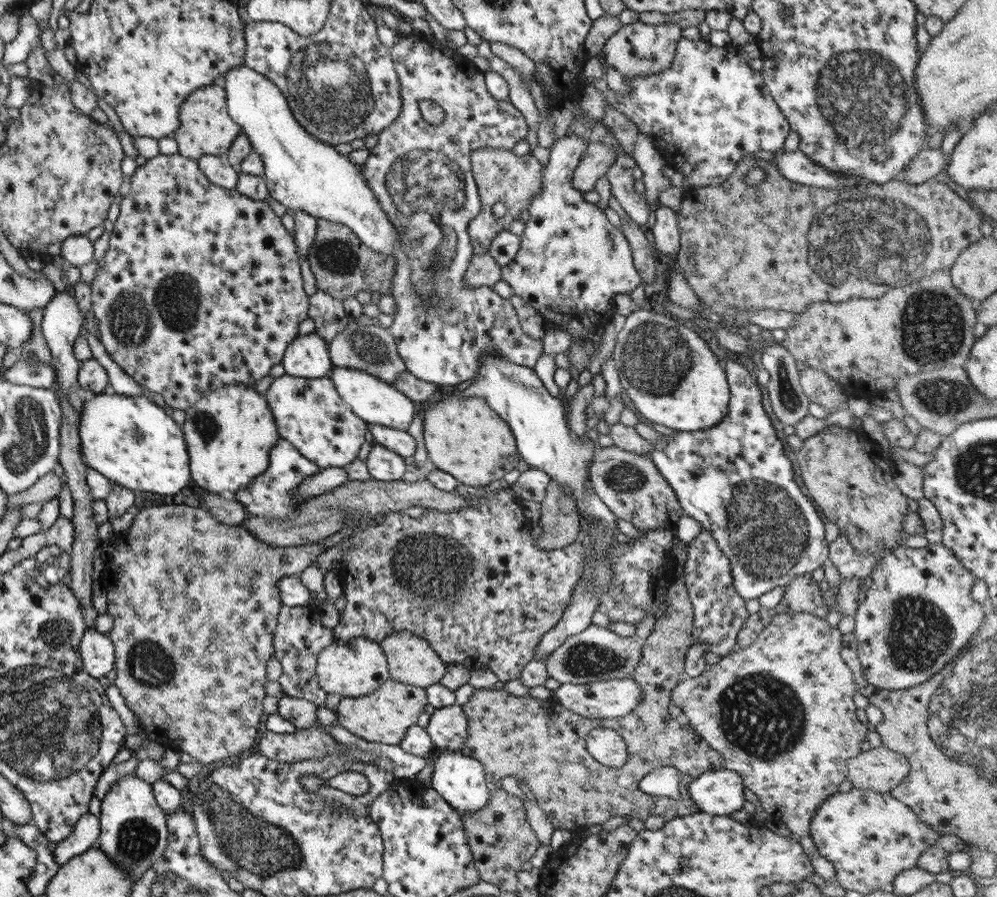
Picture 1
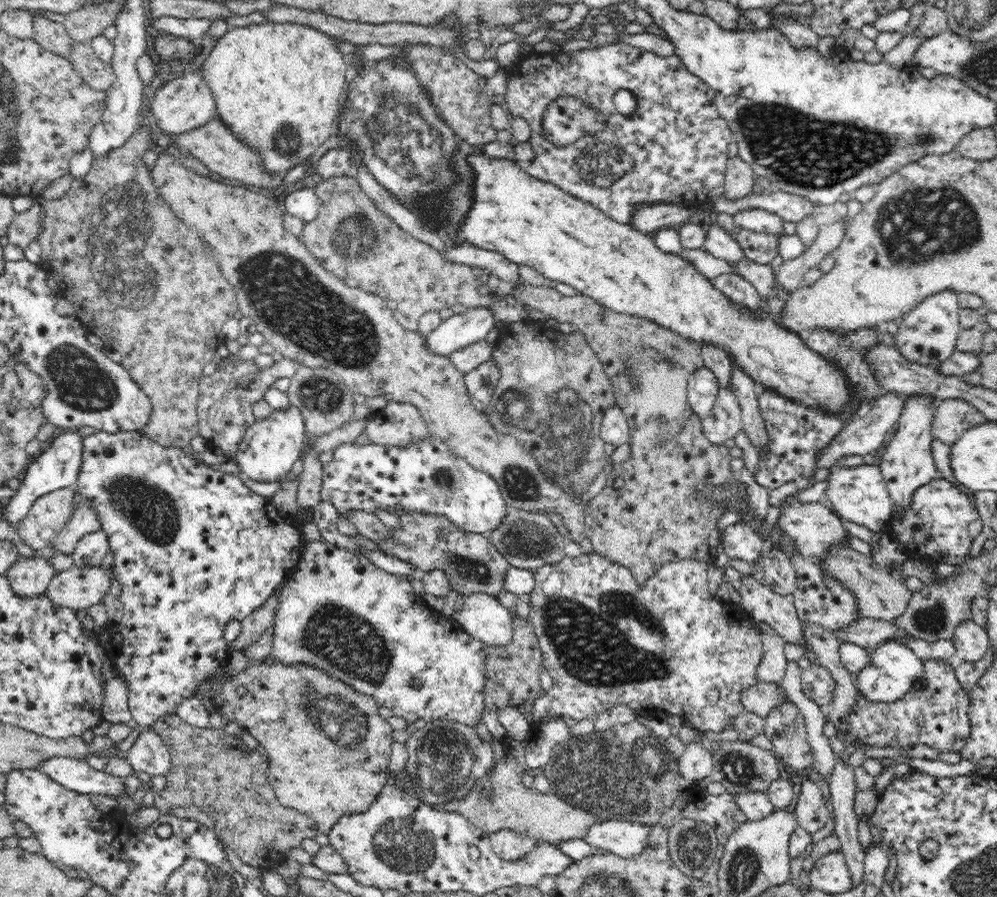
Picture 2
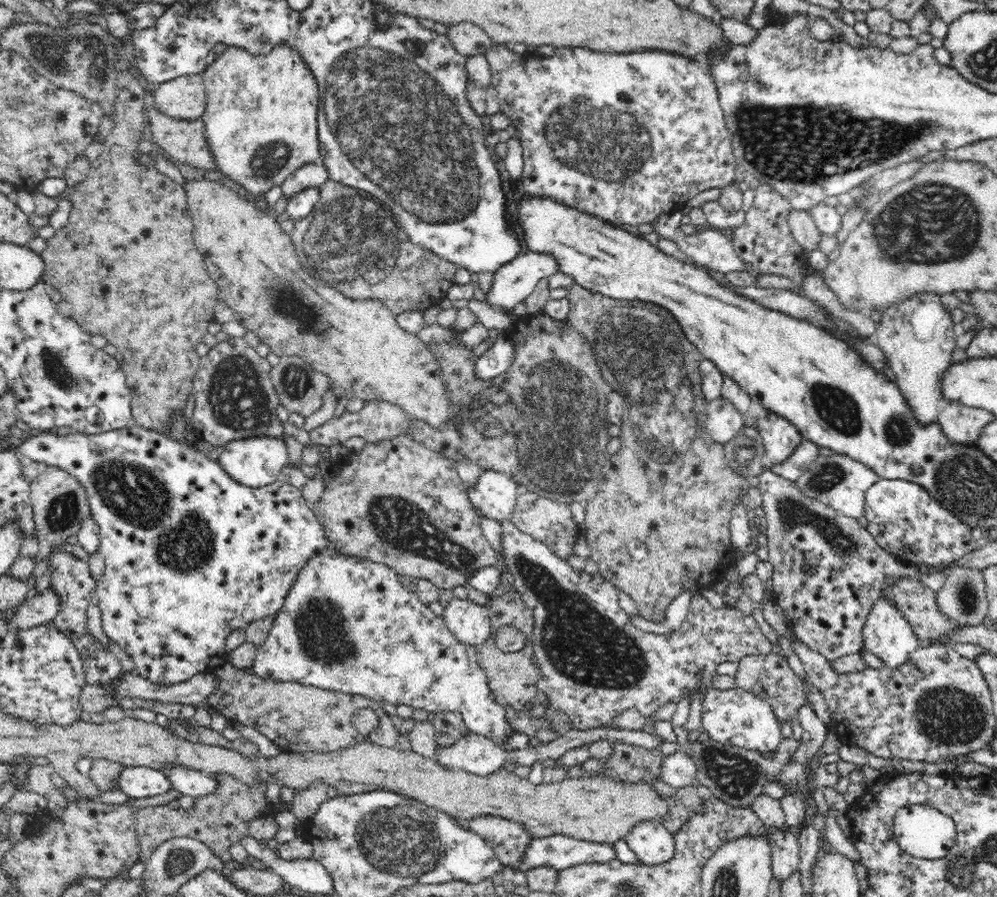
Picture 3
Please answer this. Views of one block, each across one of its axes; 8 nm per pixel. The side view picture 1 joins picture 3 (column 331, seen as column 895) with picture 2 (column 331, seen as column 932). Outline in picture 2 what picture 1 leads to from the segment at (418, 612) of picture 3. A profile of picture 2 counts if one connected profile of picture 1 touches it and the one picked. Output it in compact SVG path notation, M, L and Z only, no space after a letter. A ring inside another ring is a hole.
M322 539L304 541L297 565L287 577L285 585L279 594L271 638L273 639L273 647L271 648L271 653L268 653L269 658L284 664L310 664L312 667L320 668L328 675L354 687L358 692L373 696L380 707L386 706L386 708L392 709L395 716L402 716L408 723L414 723L418 718L424 718L427 723L436 719L442 719L460 722L473 727L477 722L482 721L482 710L486 707L483 693L486 678L486 645L471 634L468 634L460 626L456 628L456 623L453 619L432 609L422 595L415 593L412 584L408 581L408 576L398 576L386 572L370 562L364 555L340 549Z

